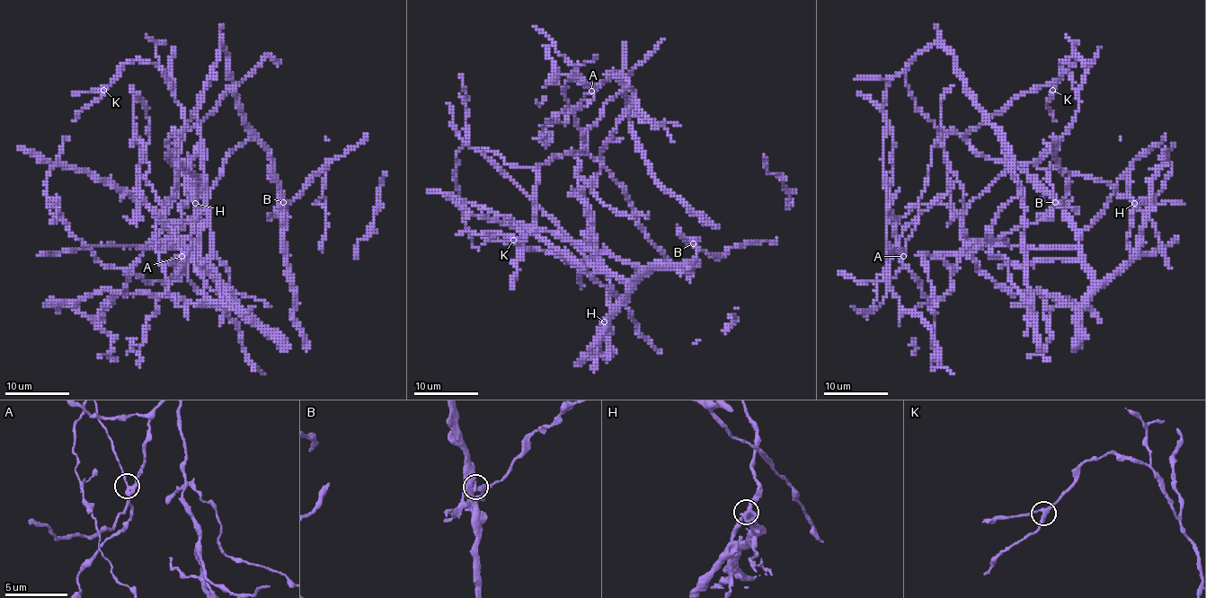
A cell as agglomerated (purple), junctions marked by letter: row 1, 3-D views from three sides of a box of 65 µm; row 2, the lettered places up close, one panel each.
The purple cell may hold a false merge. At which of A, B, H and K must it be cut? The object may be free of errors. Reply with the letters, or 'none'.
A

